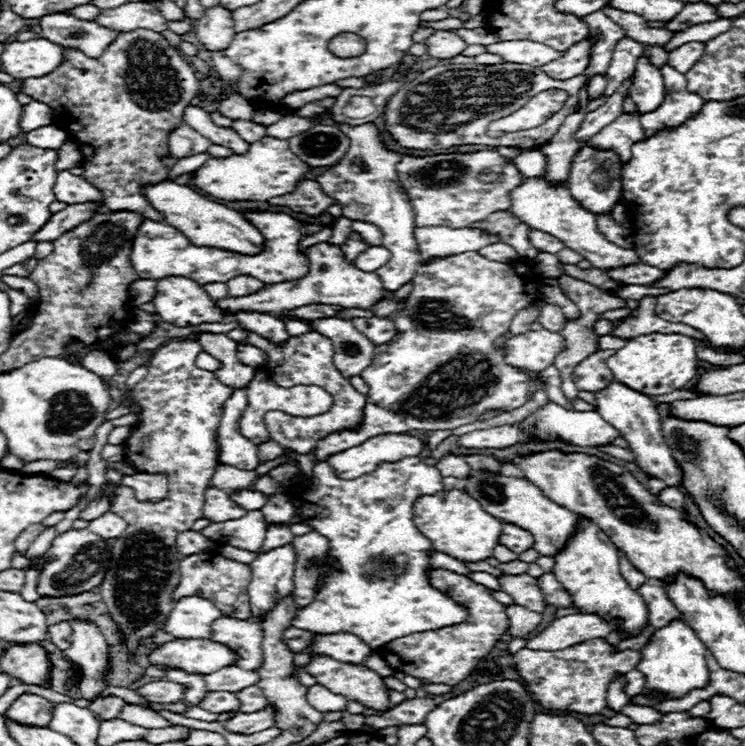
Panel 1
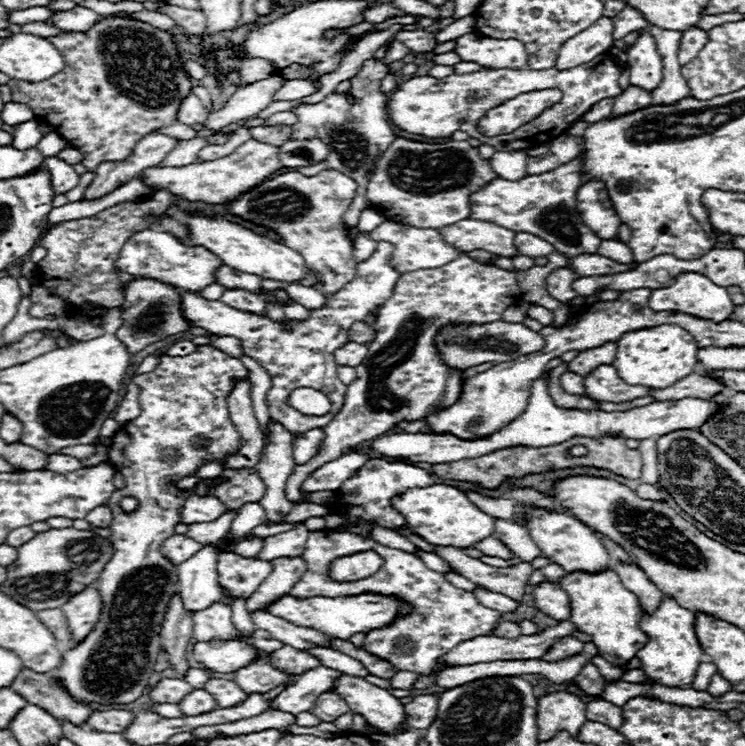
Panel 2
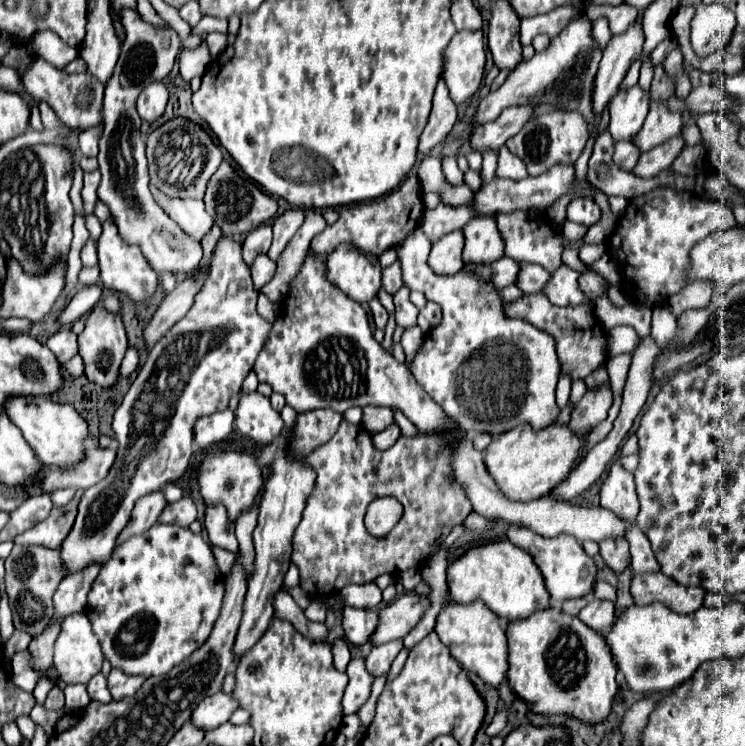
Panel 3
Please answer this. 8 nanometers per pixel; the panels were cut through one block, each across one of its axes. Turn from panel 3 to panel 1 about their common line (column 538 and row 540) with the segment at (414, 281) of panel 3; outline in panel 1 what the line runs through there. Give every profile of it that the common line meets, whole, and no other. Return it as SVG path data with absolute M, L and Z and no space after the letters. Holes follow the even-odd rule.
M418 456L382 462L372 474L356 480L336 478L332 468L322 462L314 466L312 488L292 486L288 496L296 512L316 532L328 536L328 554L344 568L340 574L326 578L312 604L296 612L292 626L322 634L350 632L368 642L372 650L378 650L386 642L406 634L464 622L466 608L428 584L428 554L434 548L412 522L412 504L416 498L440 490L444 490L440 472Z

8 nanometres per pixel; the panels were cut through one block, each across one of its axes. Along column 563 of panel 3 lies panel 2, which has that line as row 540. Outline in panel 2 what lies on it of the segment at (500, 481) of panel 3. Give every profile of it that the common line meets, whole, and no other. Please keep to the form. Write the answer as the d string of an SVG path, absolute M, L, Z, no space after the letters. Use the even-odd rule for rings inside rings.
M432 484L428 488L410 488L402 496L392 500L394 508L404 514L408 526L420 534L426 542L434 546L454 546L454 548L474 548L476 542L494 534L496 518L482 512L472 504L466 494L454 486Z

